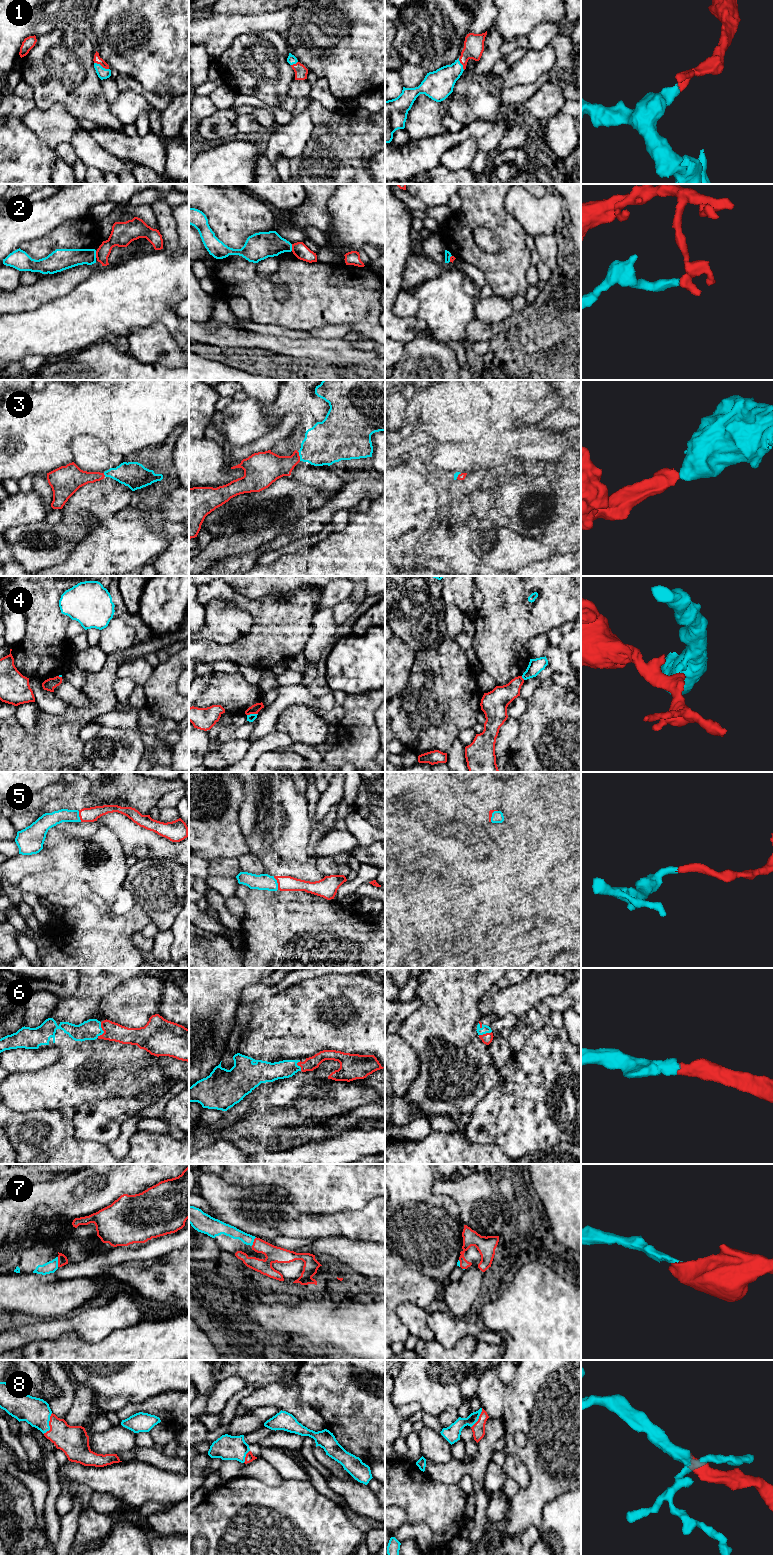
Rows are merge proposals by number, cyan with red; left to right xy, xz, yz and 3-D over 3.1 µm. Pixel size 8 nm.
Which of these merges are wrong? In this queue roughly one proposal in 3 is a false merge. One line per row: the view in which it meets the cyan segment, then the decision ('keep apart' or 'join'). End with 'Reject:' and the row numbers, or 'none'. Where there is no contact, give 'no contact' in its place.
1: xy | join
2: xy | keep apart
3: xz | join
4: xz | keep apart
5: xz | join
6: xy | join
7: xy | join
8: xy | join
Reject: 2, 4

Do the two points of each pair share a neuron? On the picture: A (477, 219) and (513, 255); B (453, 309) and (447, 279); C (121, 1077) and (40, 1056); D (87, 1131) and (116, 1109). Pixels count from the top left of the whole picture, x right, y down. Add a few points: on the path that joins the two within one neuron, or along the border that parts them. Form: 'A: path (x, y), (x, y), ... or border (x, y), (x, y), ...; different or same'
A: path (489, 219), (513, 243); same
B: path (447, 302), (447, 286); same
C: border (62, 1050), (61, 1056), (56, 1061), (36, 1071); different
D: path (94, 1124), (100, 1123), (109, 1115); same

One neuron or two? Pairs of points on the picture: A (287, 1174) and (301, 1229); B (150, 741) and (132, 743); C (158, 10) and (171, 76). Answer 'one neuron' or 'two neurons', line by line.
A: two neurons
B: two neurons
C: one neuron

